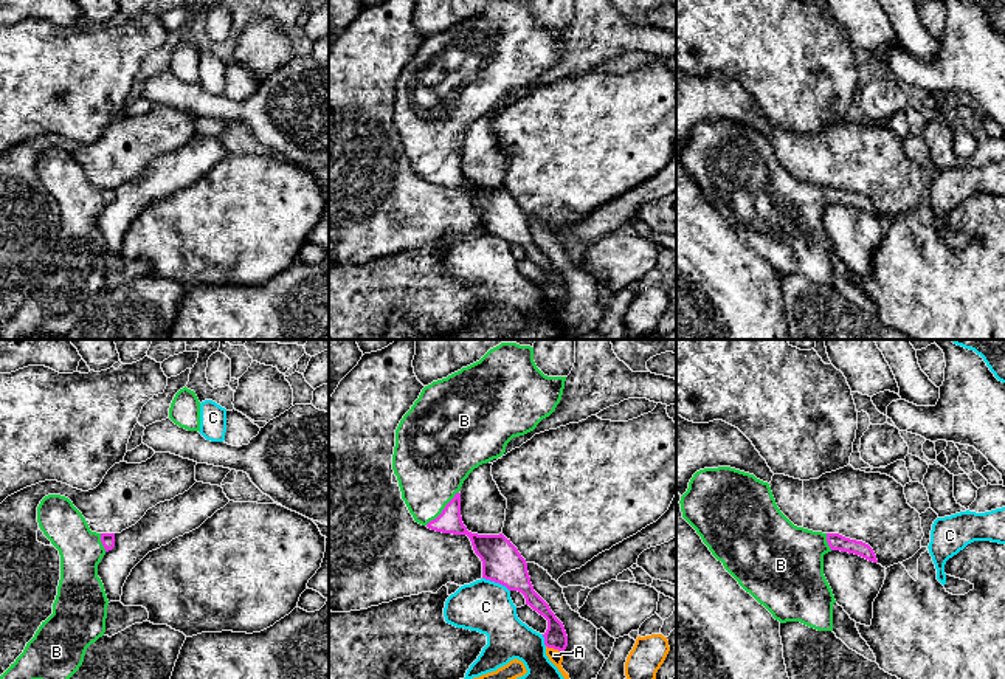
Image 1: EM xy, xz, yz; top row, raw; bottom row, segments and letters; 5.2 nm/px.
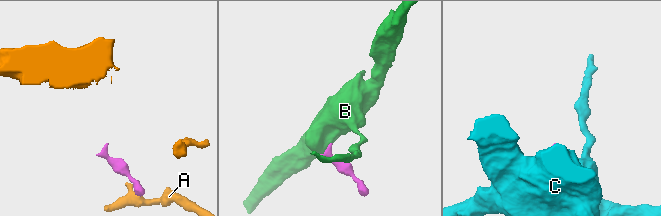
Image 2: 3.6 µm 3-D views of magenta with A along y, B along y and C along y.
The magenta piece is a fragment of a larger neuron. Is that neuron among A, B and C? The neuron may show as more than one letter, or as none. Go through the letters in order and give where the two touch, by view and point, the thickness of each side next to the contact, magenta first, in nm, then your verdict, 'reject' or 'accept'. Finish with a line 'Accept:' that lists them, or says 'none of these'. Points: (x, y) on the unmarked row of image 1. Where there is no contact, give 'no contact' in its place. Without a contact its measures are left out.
A: xz (554, 301) | 120/70 nm | reject
B: xz (442, 163) | 130/380 nm | accept
C: xz (497, 234) | 200/280 nm | reject
Accept: B

